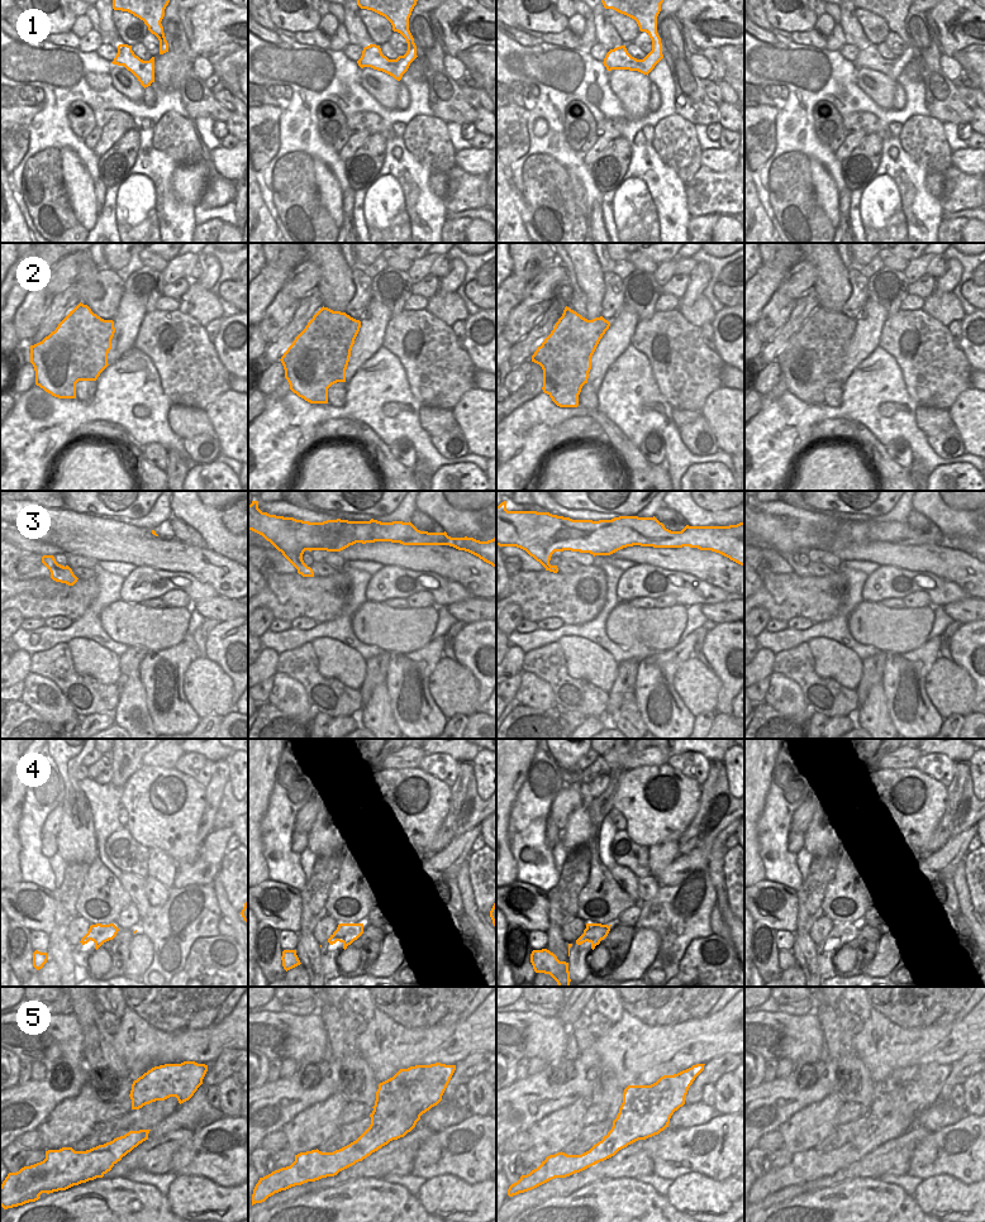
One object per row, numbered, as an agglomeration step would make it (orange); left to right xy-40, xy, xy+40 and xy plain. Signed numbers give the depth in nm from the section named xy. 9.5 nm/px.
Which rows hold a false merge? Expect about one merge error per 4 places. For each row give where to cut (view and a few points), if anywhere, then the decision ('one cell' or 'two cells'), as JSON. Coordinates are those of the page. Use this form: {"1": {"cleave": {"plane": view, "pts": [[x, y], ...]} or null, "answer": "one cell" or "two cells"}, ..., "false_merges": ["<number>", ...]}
{"1": {"cleave": null, "answer": "one cell"}, "2": {"cleave": null, "answer": "one cell"}, "3": {"cleave": null, "answer": "one cell"}, "4": {"cleave": {"plane": "xy+40", "pts": [[596, 924], [584, 934], [586, 940]]}, "answer": "two cells"}, "5": {"cleave": null, "answer": "one cell"}, "false_merges": ["4"]}

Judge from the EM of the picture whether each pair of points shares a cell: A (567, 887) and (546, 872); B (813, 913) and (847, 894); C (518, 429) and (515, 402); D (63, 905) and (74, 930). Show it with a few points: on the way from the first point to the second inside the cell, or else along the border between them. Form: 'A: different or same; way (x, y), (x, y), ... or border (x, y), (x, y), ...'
A: different; border (561, 873), (557, 883), (547, 892)
B: different; border (832, 879), (822, 901), (822, 915)
C: different; border (542, 392), (518, 406), (509, 415)
D: different; border (77, 915), (71, 921), (63, 938)

